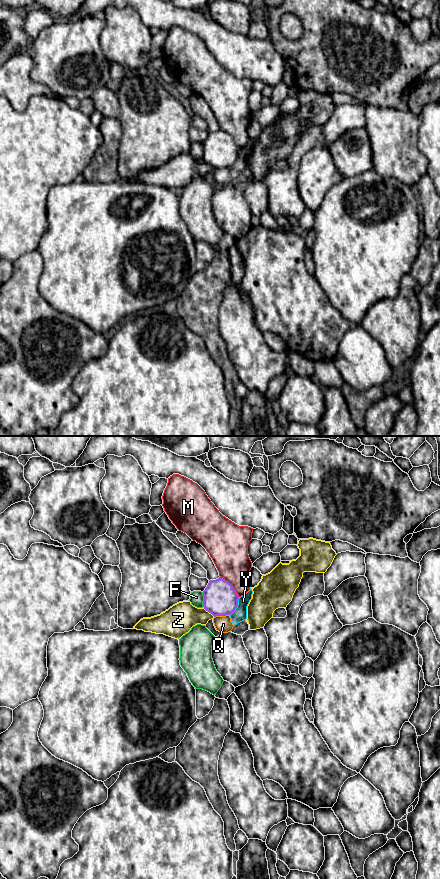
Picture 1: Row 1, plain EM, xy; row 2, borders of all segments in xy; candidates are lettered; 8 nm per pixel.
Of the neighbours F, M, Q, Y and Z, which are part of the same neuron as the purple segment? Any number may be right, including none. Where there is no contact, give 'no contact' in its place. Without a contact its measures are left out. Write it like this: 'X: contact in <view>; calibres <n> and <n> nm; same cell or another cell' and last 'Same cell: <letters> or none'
F: contact in xy; calibres 280 and 110 nm; another cell
M: contact in xy; calibres 280 and 280 nm; another cell
Q: contact in xy; calibres 280 and 140 nm; another cell
Y: contact in xy; calibres 280 and 110 nm; another cell
Z: contact in xy; calibres 280 and 240 nm; another cell
Same cell: none

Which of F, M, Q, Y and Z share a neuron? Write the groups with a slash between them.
F / M / Q Y / Z

